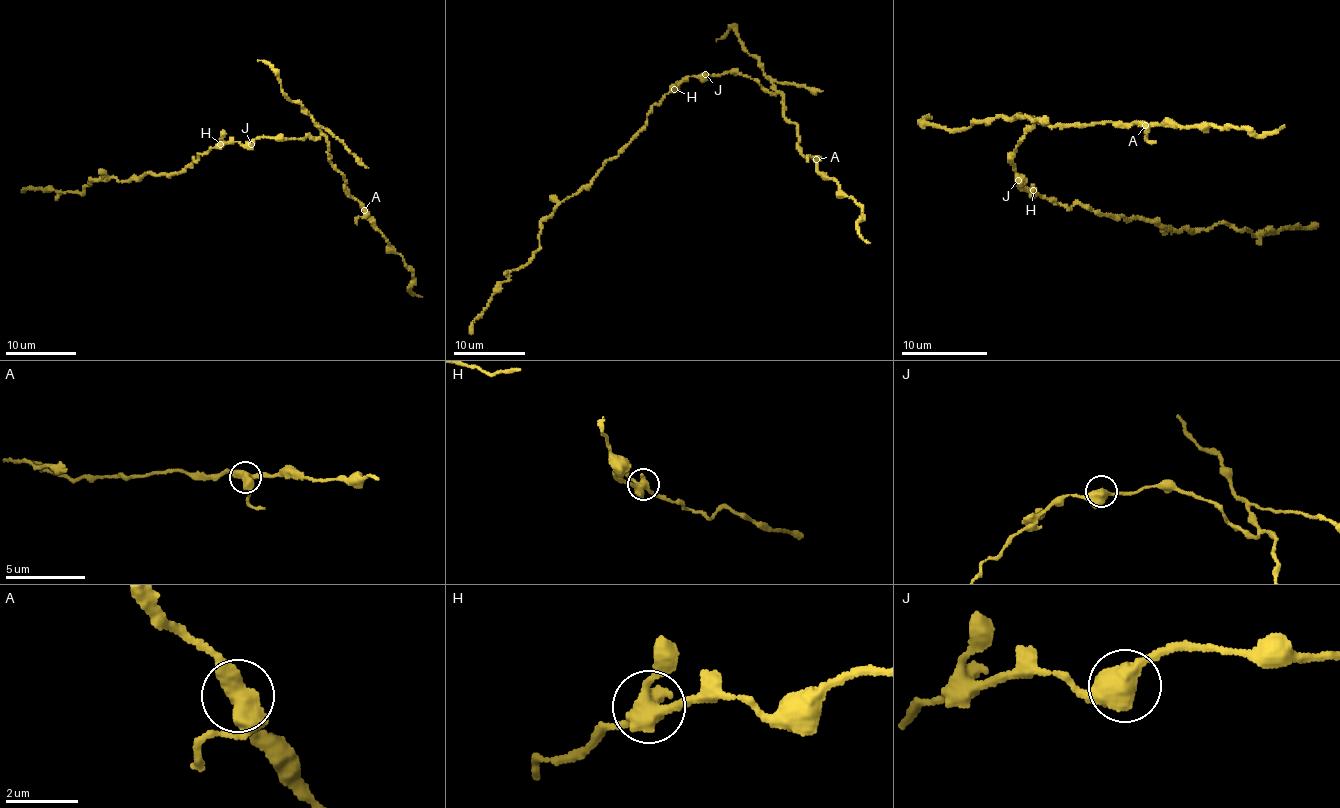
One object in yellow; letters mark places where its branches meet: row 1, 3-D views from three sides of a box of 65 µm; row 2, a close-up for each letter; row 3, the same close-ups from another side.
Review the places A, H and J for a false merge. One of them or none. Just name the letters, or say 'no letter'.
no letter

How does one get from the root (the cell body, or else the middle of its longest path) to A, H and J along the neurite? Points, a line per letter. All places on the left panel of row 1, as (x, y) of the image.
A: (235, 142), (247, 145), (261, 136), (295, 139), (324, 134), (330, 163), (345, 177), (349, 194), (364, 210)
H: (235, 142), (219, 144)
J: (235, 142), (251, 144)

